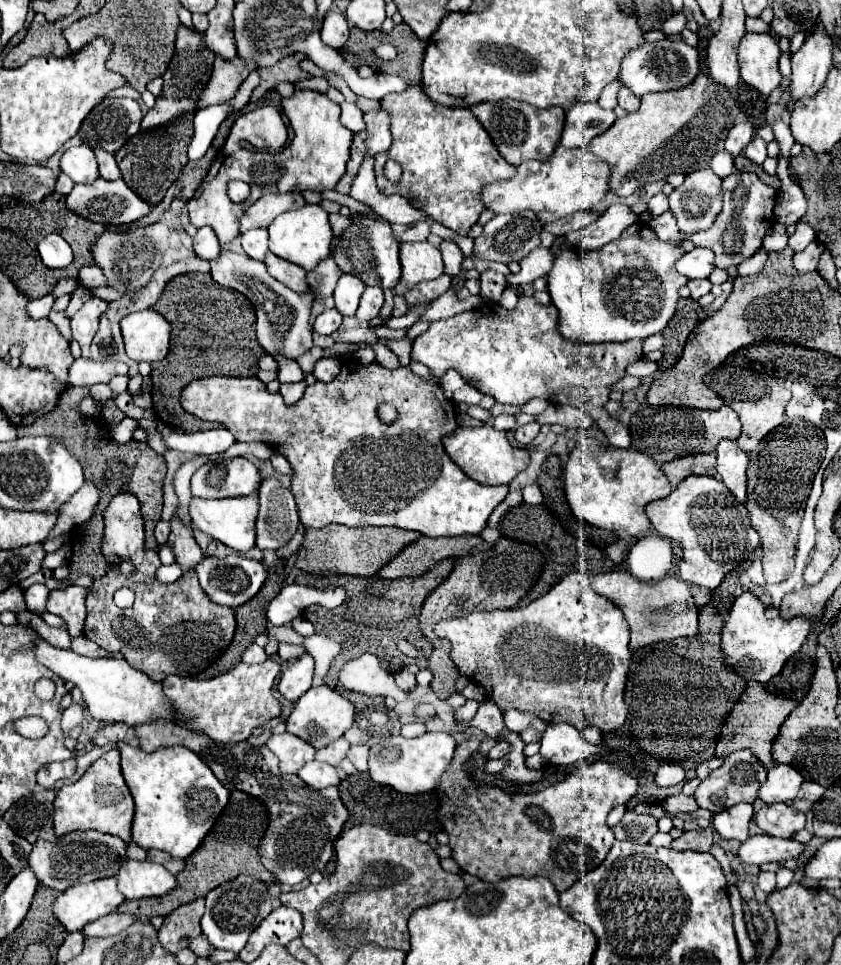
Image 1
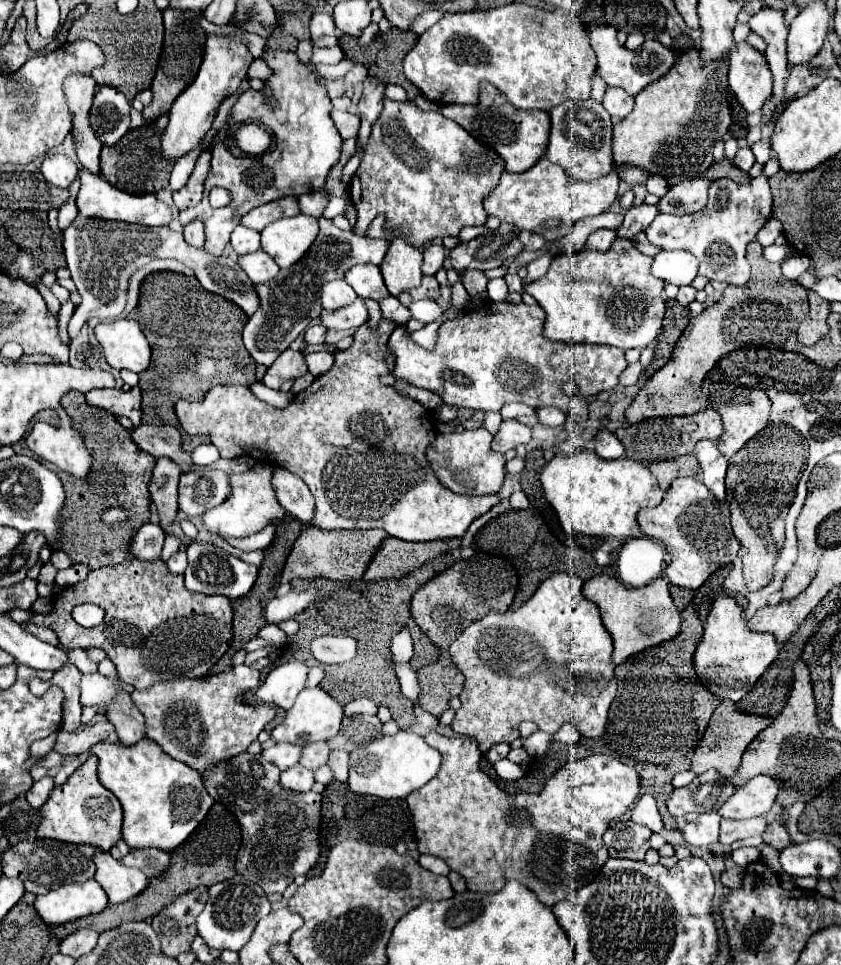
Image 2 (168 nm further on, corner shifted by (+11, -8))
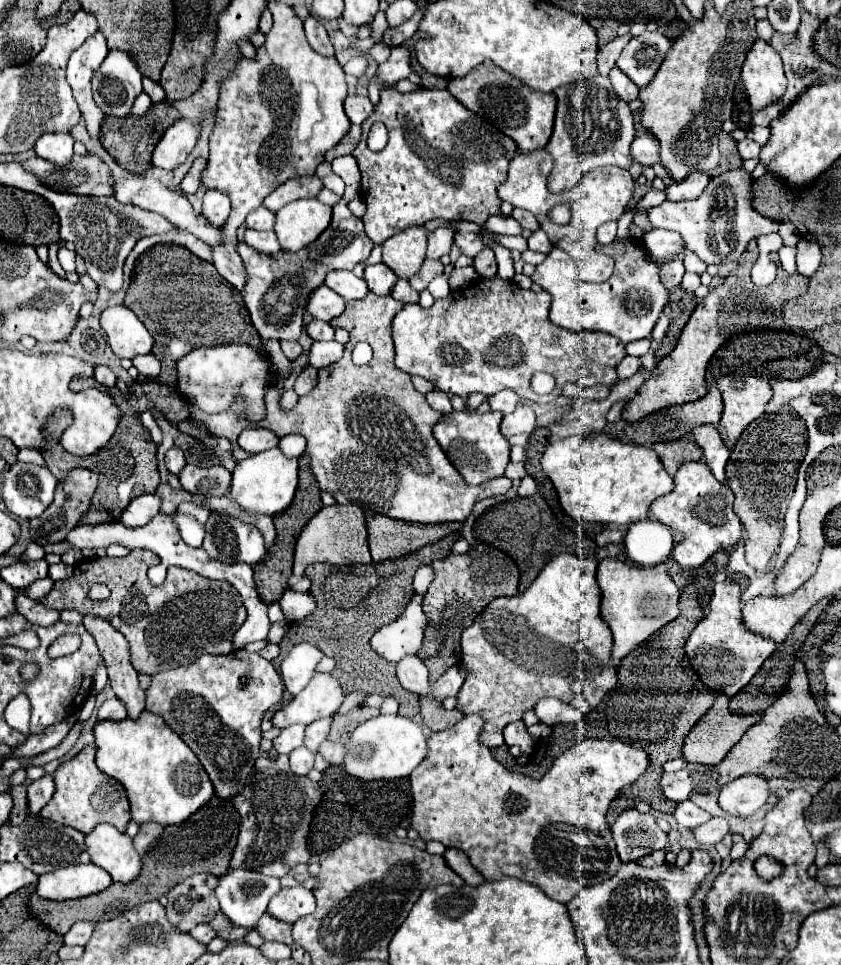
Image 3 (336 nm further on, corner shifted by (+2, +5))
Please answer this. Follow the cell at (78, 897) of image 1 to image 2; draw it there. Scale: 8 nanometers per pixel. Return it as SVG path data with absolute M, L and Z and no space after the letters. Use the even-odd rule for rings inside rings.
M96 880L60 886L34 902L36 912L46 924L60 926L84 916L100 914L108 906L108 896Z

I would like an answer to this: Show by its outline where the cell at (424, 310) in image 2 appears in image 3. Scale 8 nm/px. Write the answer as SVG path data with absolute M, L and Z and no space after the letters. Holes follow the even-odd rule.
M449 263L449 265L445 265L445 271L443 271L443 275L441 277L435 277L431 283L429 283L429 291L431 291L431 295L435 297L435 299L441 299L441 297L447 297L449 293L451 293L451 289L449 289L449 275L451 275L451 271L453 271L453 263Z

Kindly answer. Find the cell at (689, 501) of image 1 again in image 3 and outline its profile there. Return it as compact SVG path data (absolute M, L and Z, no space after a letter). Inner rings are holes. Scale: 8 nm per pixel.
M685 463L673 475L675 489L651 503L651 517L669 525L673 531L681 533L683 541L673 549L673 557L679 565L703 565L717 549L727 549L741 539L741 521L733 513L733 491L715 481L713 473L705 463Z

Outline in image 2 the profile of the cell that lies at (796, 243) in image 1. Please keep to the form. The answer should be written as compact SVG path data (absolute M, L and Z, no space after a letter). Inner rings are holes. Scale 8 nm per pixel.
M772 244L772 246L764 248L764 258L770 260L770 262L782 262L788 256L794 256L794 250L792 250L790 244L782 244L782 246Z

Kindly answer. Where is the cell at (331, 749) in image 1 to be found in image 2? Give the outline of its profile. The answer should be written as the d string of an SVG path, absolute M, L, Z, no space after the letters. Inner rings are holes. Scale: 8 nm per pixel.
M314 742L314 744L308 744L304 746L302 750L302 756L300 756L300 764L310 768L310 770L316 770L320 768L322 764L328 762L328 754L330 754L330 748L326 742Z

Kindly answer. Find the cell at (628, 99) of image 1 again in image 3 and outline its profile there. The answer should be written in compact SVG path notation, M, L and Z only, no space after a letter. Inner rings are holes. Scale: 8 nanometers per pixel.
M613 67L613 69L611 69L609 79L611 79L611 85L613 85L615 93L617 93L623 101L631 103L633 99L639 97L639 87L637 87L619 67Z

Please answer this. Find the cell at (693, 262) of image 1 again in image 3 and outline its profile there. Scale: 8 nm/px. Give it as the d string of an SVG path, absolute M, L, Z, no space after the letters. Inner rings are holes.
M651 229L643 235L643 245L655 259L673 259L683 251L681 235L667 229Z

